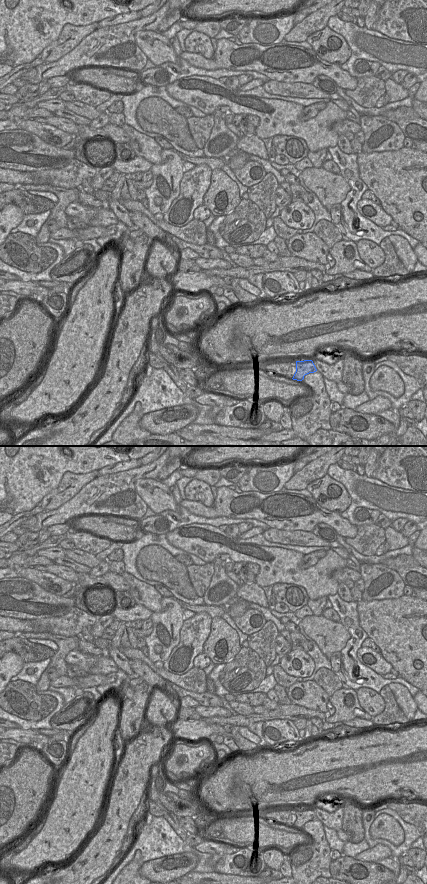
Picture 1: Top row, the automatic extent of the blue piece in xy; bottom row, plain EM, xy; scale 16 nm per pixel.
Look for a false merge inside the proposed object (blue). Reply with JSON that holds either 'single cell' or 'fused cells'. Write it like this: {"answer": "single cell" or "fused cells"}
{"answer": "fused cells"}

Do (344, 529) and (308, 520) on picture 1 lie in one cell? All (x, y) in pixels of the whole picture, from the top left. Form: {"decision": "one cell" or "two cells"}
{"decision": "one cell"}

